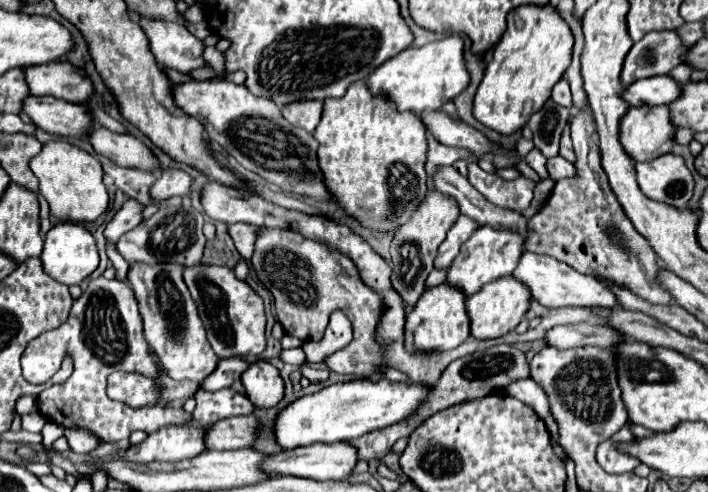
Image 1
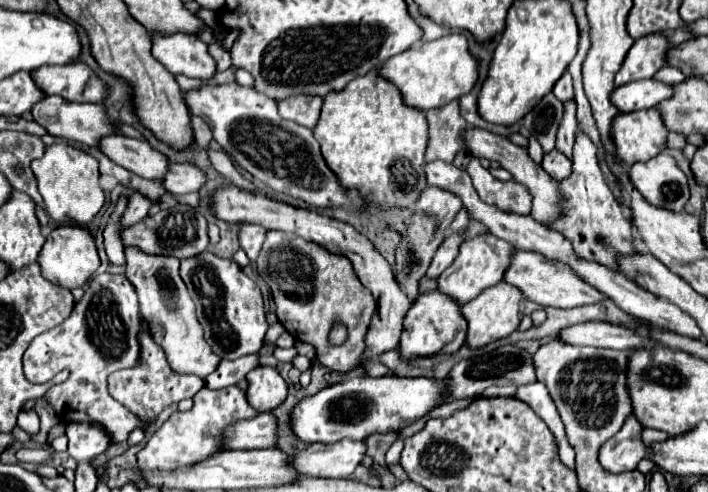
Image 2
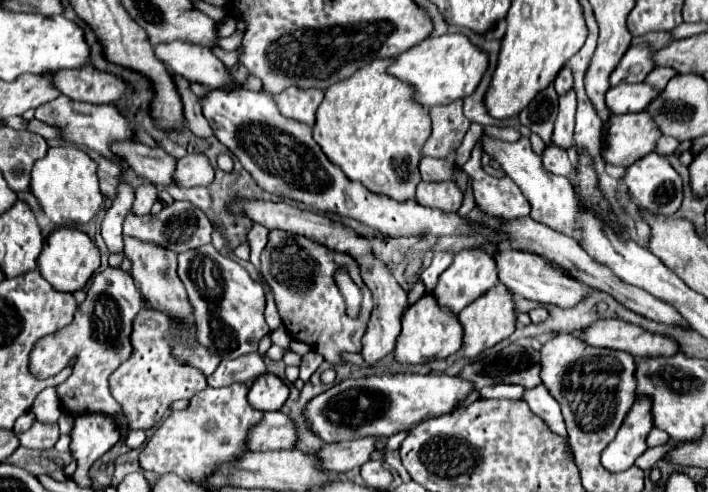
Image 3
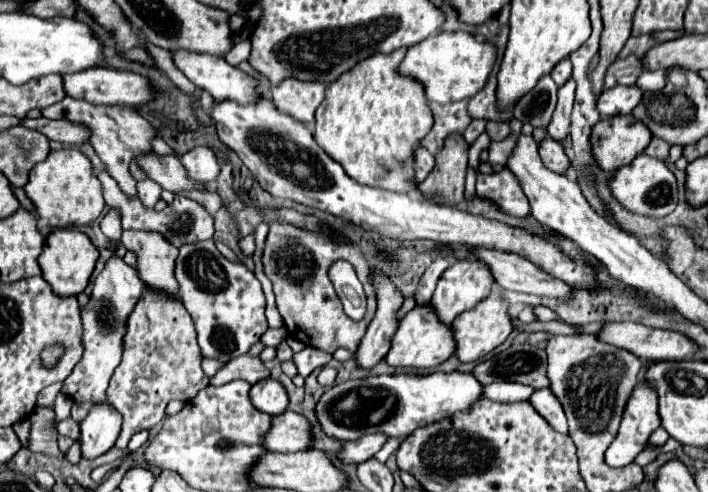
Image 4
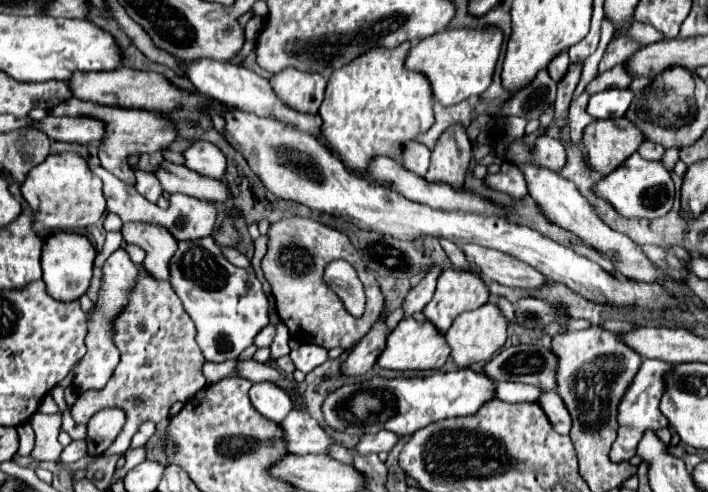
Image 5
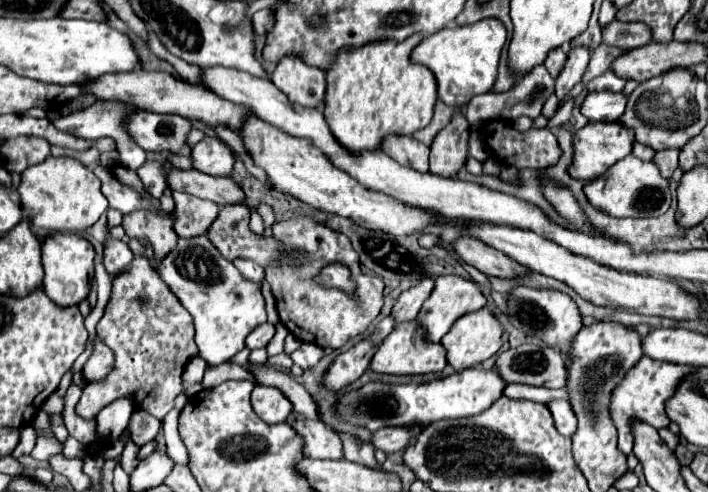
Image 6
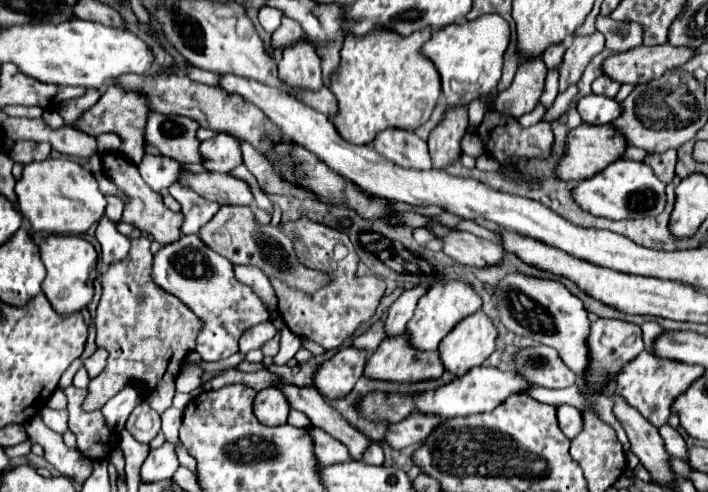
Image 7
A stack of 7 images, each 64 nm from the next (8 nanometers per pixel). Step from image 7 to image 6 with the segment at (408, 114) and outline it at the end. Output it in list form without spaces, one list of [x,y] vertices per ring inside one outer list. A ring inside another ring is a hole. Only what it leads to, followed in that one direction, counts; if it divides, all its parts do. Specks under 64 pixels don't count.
[[[410,36],[400,44],[386,40],[384,44],[366,44],[356,52],[340,52],[340,60],[336,60],[336,64],[326,72],[328,88],[324,96],[324,120],[328,122],[332,136],[342,148],[352,154],[360,154],[364,150],[380,150],[386,136],[412,136],[430,124],[436,102],[436,82],[428,68],[410,62],[410,52],[420,40],[420,36]]]

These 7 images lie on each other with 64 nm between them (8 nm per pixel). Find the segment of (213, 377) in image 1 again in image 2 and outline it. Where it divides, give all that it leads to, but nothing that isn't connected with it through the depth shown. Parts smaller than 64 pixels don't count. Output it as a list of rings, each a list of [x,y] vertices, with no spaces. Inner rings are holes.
[[[250,354],[238,360],[222,360],[218,364],[218,368],[204,380],[206,386],[210,388],[224,388],[224,386],[236,386],[240,382],[244,382],[244,376],[248,374],[248,370],[258,366],[258,356]]]

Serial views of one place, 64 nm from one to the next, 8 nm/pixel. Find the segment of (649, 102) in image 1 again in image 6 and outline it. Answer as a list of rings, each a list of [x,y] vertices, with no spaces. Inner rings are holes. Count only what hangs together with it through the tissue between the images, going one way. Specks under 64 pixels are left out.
[[[596,92],[588,94],[582,102],[582,114],[588,120],[602,120],[614,122],[624,114],[626,108],[626,94],[622,92]]]

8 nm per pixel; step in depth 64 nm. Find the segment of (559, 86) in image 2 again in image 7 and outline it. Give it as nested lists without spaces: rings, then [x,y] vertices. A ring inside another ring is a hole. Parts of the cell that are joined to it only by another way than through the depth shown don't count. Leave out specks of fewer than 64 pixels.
[[[554,44],[552,48],[548,48],[544,52],[544,64],[548,66],[548,70],[558,70],[558,66],[562,64],[562,56],[566,52],[566,46],[564,44]]]

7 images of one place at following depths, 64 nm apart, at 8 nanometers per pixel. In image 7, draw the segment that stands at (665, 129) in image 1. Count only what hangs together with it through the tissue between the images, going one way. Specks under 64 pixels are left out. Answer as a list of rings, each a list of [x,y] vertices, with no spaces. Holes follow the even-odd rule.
[[[582,124],[576,130],[570,130],[568,140],[566,140],[566,154],[556,172],[558,172],[558,176],[562,176],[562,180],[582,182],[582,180],[602,172],[608,164],[622,158],[626,146],[628,146],[626,138],[620,136],[620,132],[614,128],[614,124],[602,124],[602,126]]]

